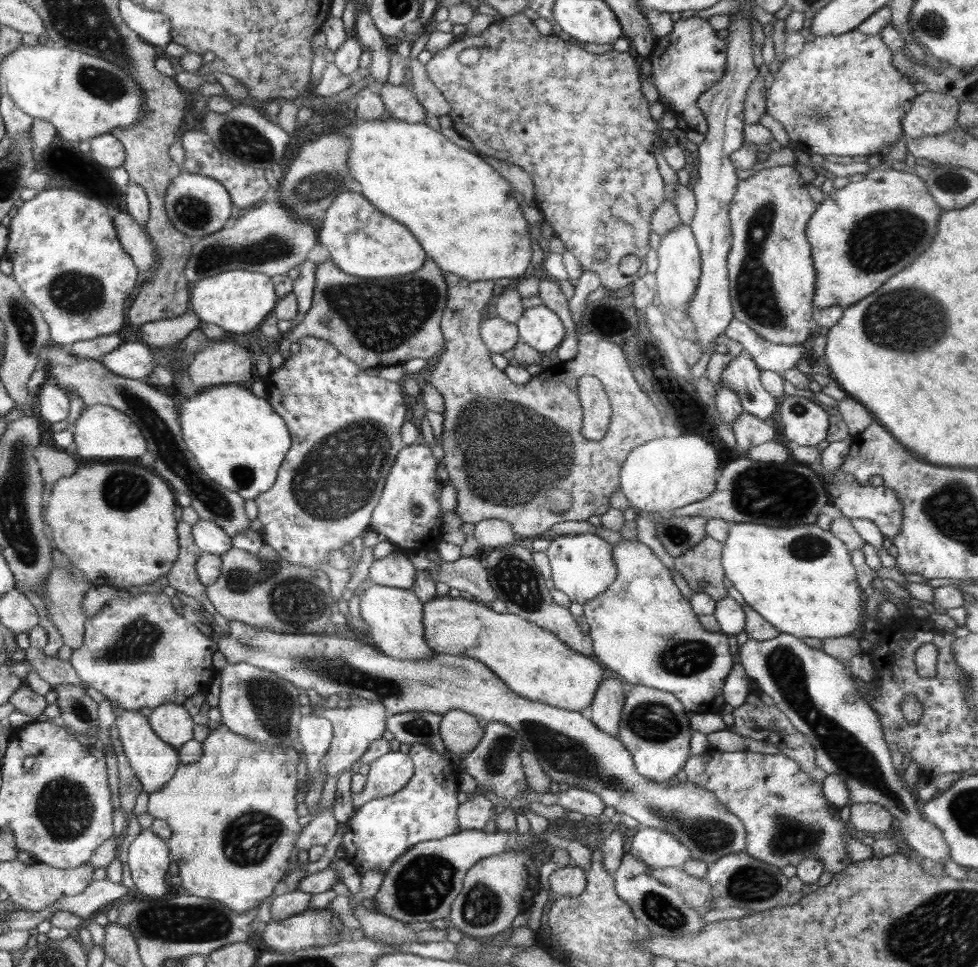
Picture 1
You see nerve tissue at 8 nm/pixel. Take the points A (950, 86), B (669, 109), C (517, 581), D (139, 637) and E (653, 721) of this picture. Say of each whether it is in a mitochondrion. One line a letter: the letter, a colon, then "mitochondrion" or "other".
A: other
B: other
C: mitochondrion
D: mitochondrion
E: mitochondrion

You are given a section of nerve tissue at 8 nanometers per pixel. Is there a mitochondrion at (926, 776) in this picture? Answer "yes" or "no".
no

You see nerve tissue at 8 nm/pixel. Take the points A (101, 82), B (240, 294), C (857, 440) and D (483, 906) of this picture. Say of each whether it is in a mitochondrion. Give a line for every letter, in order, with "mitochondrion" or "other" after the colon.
A: mitochondrion
B: other
C: other
D: mitochondrion

